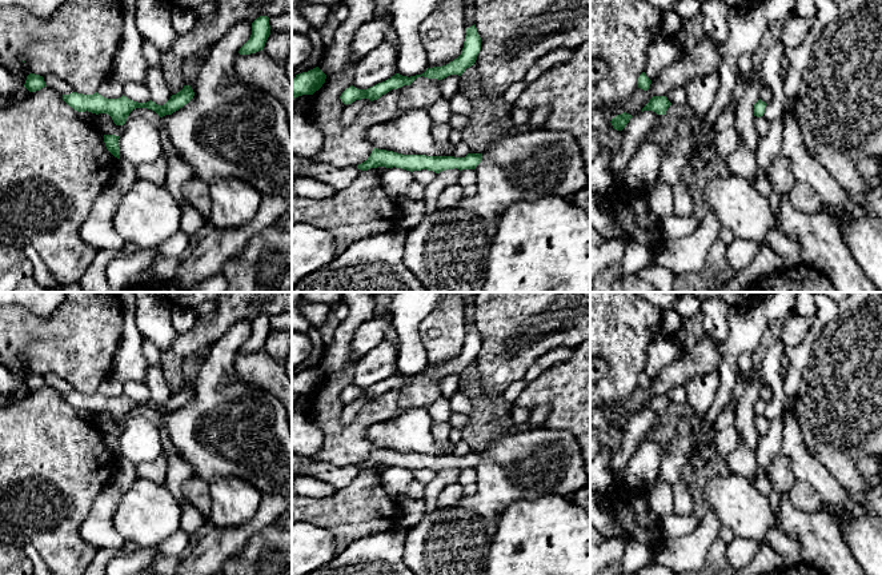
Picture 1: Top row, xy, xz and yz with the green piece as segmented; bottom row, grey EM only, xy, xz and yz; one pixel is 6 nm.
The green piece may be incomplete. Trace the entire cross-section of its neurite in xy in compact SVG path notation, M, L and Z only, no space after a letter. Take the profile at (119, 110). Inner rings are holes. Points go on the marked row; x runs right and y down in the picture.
M184 85L184 88L176 95L172 95L164 105L159 105L152 100L147 103L137 103L124 95L119 99L107 99L97 92L93 95L72 92L69 95L63 95L63 100L77 112L88 111L96 115L107 113L112 117L116 125L124 125L129 113L136 108L152 109L163 117L183 108L193 99L193 96L195 92L192 87Z

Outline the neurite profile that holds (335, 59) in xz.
M341 0L348 8L348 19L340 23L333 43L318 60L318 68L332 76L342 72L350 60L350 43L357 29L373 20L376 0Z

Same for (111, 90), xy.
M108 80L99 87L97 93L107 99L119 99L123 96L123 88L124 85L121 85L120 83Z

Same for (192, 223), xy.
M179 200L181 209L180 229L184 231L191 237L196 239L208 227L203 215L184 200Z

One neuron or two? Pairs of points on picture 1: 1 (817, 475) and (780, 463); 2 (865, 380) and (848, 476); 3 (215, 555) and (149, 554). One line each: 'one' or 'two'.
1: two
2: one
3: two

